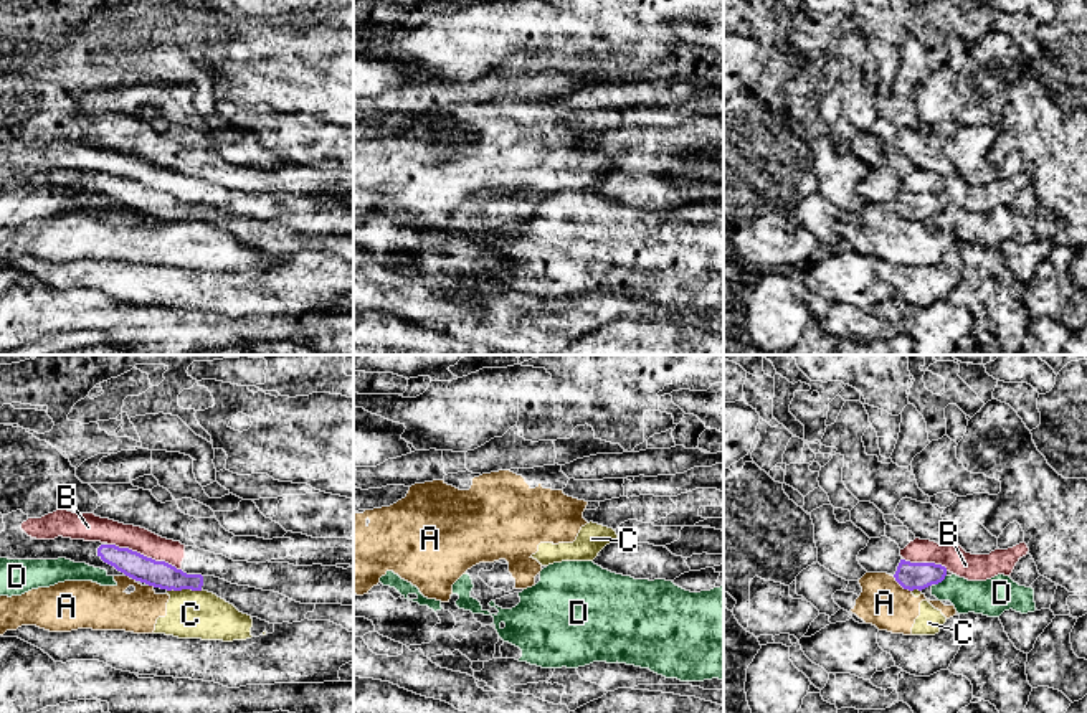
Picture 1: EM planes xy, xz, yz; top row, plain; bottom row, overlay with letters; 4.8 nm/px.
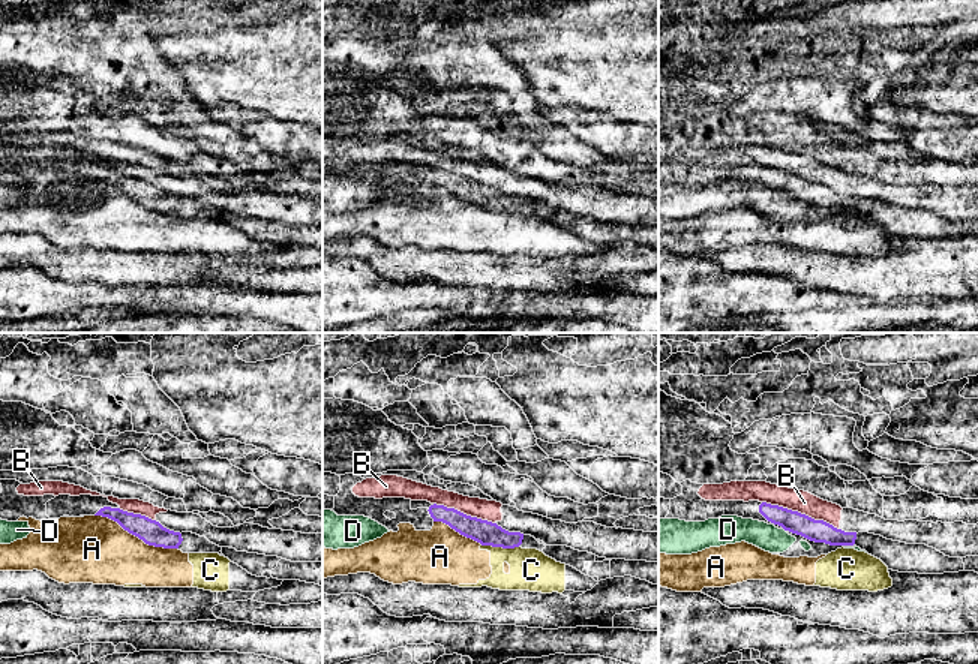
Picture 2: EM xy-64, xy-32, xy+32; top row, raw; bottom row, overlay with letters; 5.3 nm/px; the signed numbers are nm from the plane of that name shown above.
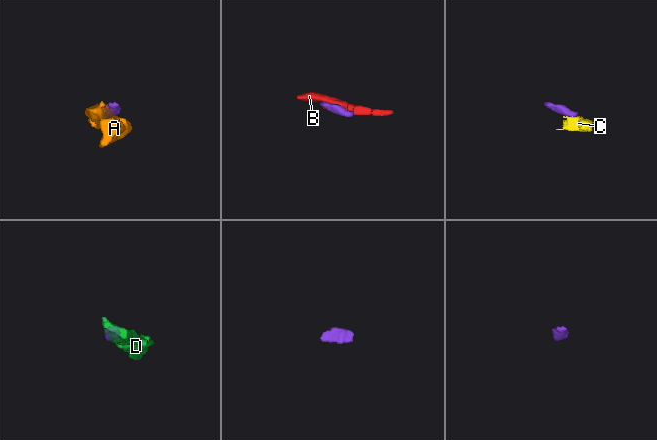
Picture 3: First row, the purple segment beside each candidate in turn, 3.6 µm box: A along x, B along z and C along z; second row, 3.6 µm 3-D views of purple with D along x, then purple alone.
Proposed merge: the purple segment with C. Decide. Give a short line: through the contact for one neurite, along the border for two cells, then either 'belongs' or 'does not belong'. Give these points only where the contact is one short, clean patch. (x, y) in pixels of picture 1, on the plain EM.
line xy (202, 220), (167, 221); does not belong

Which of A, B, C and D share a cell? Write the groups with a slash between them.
A C / B / D

